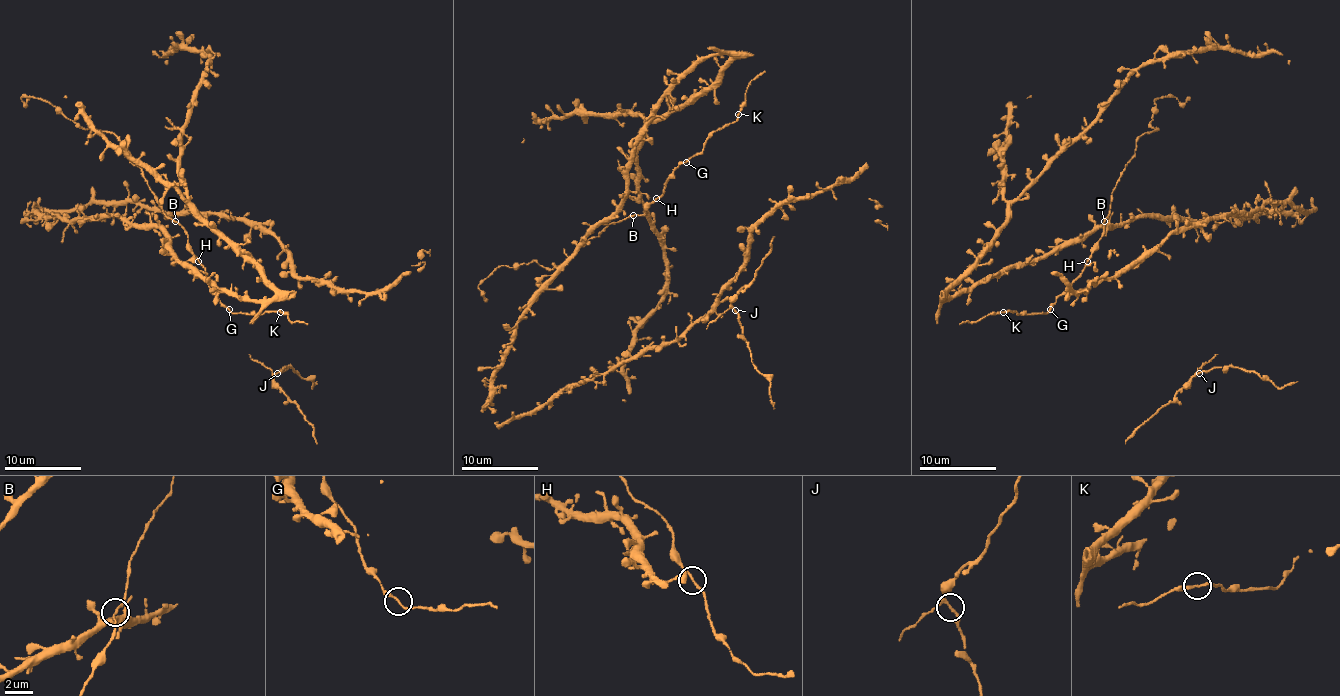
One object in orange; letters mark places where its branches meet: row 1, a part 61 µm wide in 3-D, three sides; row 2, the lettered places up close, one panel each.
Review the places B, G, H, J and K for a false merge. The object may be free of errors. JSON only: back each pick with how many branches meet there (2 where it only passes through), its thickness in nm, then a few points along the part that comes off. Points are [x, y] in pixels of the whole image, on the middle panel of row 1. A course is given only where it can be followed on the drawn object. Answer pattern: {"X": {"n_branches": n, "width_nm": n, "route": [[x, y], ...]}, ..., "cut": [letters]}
{"cut": []}

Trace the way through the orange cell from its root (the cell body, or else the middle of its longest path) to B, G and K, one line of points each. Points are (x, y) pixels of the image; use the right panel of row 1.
B: (1137, 217), (1100, 226), (1104, 221)
G: (1137, 217), (1100, 226), (1102, 223), (1099, 246), (1081, 275), (1050, 309)
K: (1137, 217), (1100, 226), (1102, 223), (1099, 246), (1081, 275), (1045, 313), (1002, 311)

